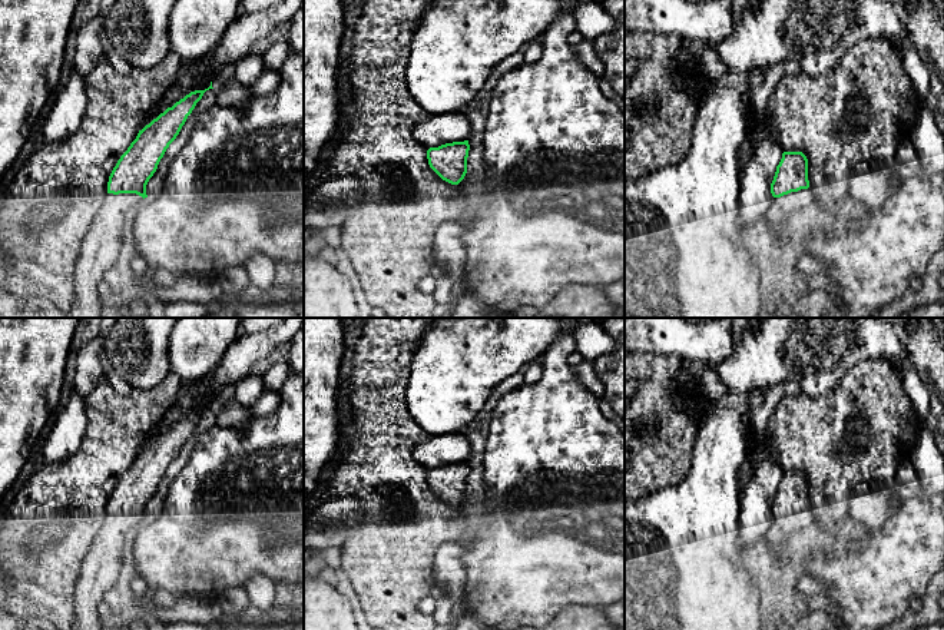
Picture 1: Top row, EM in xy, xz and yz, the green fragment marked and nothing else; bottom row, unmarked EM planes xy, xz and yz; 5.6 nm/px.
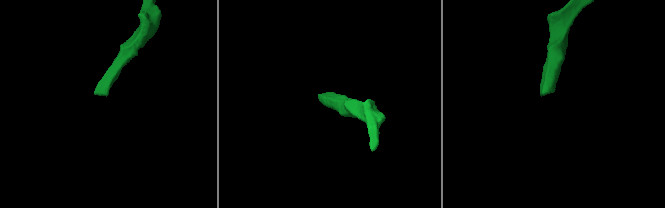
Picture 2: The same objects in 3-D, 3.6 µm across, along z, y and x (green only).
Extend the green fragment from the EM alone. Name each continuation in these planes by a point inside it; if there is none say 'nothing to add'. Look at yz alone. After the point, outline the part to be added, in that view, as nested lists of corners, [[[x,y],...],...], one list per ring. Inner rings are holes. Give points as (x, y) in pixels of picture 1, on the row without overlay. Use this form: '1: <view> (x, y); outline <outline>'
1: yz (787, 533); outline [[[811,510],[774,518],[762,546],[765,570],[774,581],[789,574],[798,547],[811,536],[812,530],[814,515]]]

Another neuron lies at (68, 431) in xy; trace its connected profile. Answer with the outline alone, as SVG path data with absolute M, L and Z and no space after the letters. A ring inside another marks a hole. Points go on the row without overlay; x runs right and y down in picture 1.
M73 392L67 404L56 412L56 421L46 440L39 465L56 464L74 454L86 427L86 398Z

